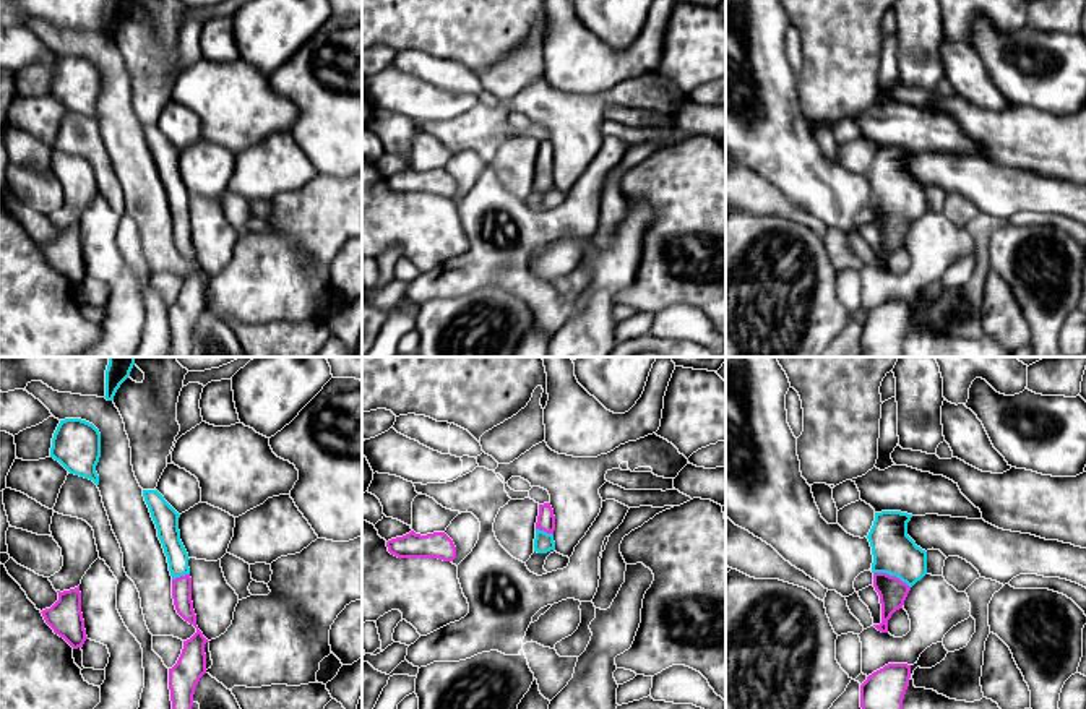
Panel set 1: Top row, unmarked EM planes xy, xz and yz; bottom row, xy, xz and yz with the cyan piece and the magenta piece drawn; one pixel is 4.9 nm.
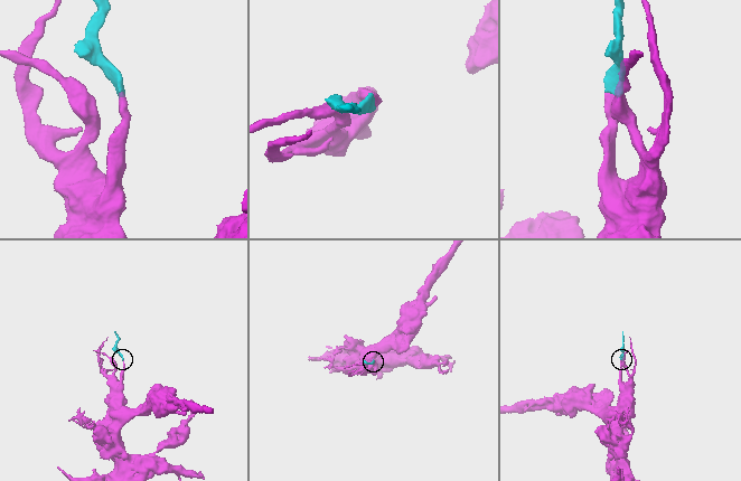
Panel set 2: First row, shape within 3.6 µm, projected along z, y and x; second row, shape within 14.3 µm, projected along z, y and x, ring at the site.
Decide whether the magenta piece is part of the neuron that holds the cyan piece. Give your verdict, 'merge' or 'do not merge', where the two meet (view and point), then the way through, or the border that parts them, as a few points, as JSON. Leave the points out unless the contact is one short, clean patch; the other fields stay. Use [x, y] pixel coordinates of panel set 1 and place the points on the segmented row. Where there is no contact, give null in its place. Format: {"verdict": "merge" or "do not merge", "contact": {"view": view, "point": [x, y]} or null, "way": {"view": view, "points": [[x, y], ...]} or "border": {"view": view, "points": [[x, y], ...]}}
{"verdict": "merge", "contact": {"view": "yz", "point": [892, 575]}, "way": {"view": "yz", "points": [[895, 552], [892, 575], [892, 591]]}}

